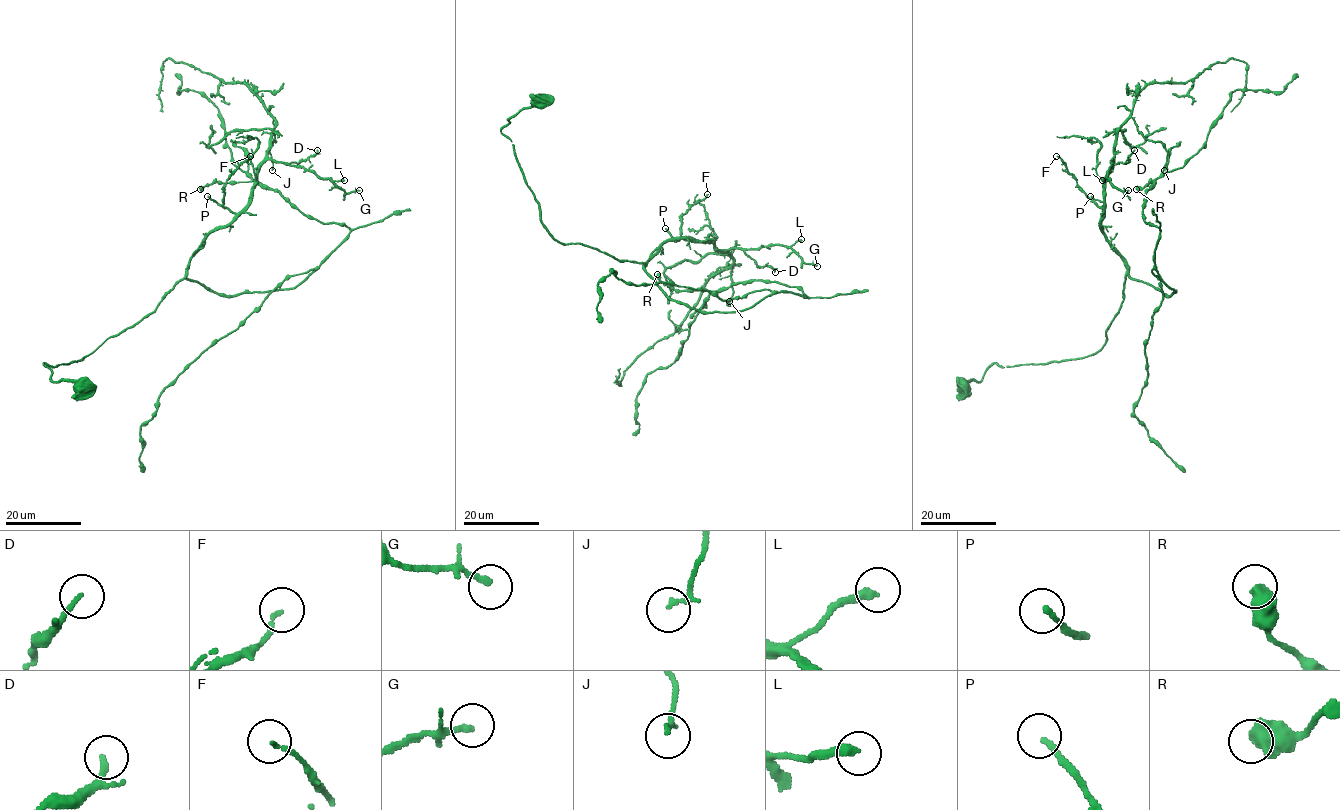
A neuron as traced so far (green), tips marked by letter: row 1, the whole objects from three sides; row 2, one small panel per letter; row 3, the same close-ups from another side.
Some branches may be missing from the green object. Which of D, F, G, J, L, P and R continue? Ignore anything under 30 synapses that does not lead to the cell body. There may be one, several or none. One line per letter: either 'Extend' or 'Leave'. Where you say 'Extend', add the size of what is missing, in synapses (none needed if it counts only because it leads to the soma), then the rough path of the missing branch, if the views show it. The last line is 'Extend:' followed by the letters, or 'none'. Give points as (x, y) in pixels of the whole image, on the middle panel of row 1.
D: Leave
F: Leave
G: Leave
J: Leave
L: Leave
P: Leave
R: Leave
Extend: none

